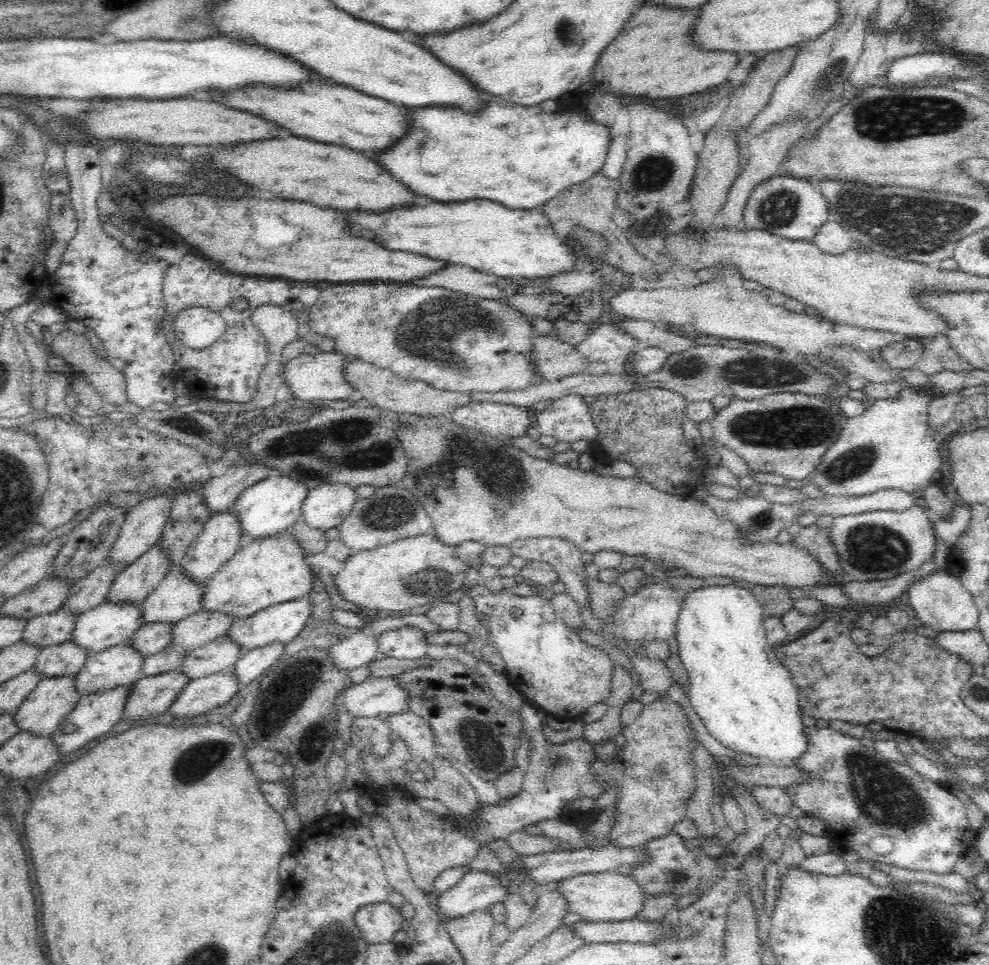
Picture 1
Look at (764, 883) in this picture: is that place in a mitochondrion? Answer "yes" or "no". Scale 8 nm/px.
no

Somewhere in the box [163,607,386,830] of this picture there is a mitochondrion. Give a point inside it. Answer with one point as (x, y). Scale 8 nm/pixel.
(192, 766)

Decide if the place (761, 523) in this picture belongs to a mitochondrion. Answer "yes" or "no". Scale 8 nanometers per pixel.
yes

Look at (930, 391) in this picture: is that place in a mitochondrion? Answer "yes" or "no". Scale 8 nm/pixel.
no

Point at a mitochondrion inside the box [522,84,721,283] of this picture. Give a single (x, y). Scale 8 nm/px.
(654, 172)

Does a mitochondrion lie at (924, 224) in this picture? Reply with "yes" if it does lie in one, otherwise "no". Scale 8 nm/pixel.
yes

